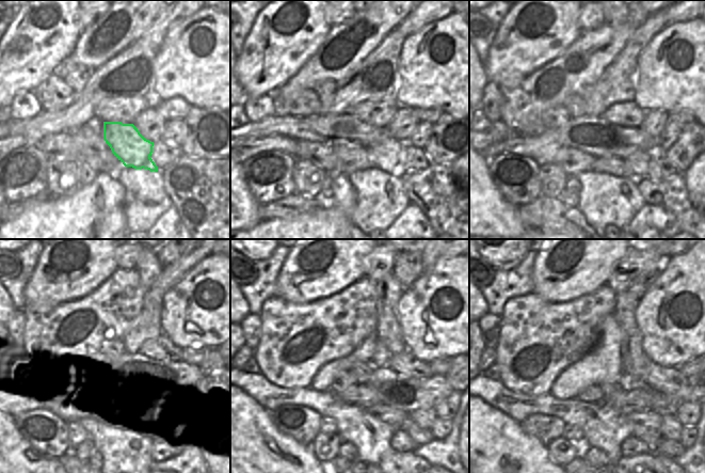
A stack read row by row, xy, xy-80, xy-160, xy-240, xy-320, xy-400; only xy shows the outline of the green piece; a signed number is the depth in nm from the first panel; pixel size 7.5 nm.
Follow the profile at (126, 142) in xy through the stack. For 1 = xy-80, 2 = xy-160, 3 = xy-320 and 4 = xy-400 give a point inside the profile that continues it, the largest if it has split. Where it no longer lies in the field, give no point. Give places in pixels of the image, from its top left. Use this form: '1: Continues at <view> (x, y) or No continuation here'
1: Continues at xy-80 (387, 155)
2: Continues at xy-160 (638, 163)
3: Continues at xy-320 (423, 419)
4: Continues at xy-400 (670, 427).

